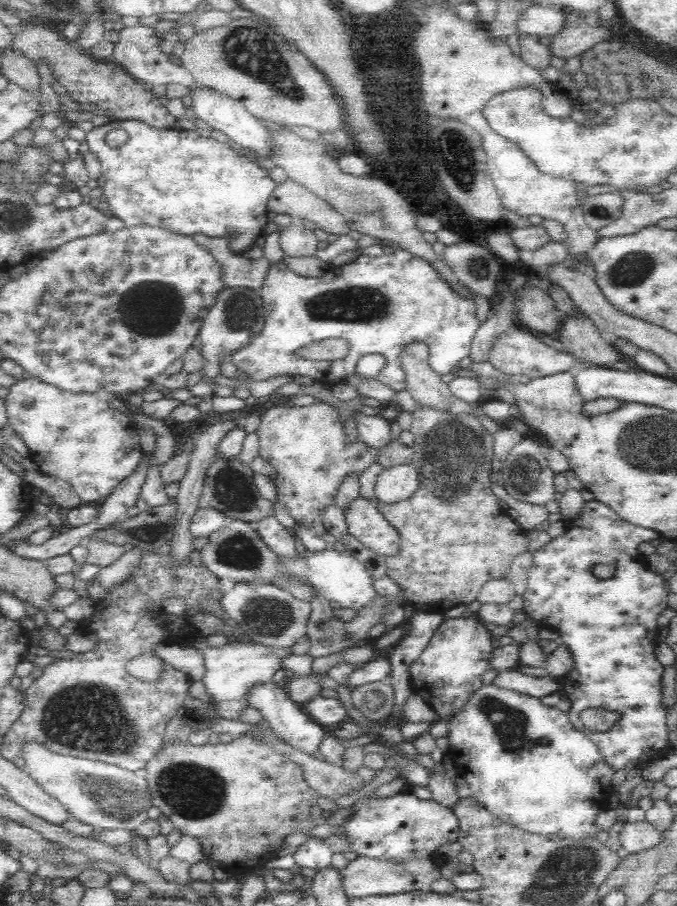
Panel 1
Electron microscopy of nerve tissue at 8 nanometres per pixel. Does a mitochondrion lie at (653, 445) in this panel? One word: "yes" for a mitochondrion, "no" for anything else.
yes

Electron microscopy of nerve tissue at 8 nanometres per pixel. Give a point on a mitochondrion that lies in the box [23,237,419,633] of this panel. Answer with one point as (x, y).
(157, 307)

